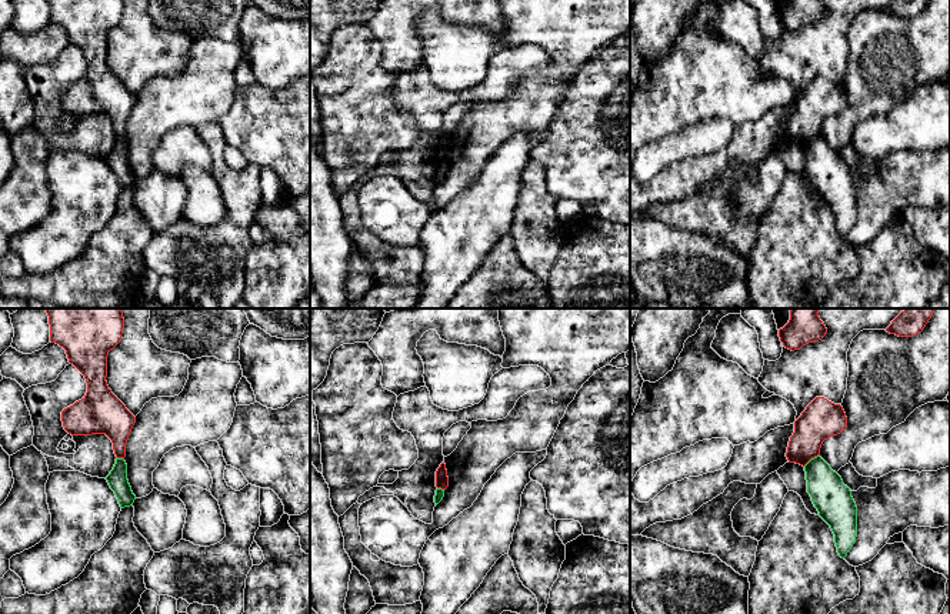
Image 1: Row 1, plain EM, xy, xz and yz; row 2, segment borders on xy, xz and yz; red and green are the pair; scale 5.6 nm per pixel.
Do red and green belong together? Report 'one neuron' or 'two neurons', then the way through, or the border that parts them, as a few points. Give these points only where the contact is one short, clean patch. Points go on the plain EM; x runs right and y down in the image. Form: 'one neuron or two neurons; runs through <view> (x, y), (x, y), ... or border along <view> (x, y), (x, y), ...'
two neurons; border along yz (819, 134), (803, 146)

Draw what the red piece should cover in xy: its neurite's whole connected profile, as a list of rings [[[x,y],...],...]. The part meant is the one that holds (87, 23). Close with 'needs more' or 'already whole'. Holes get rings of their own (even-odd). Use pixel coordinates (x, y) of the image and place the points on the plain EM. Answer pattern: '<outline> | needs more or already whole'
[[[49,0],[50,21],[66,30],[69,43],[86,59],[87,73],[61,91],[64,110],[71,116],[106,114],[117,139],[126,137],[126,124],[136,97],[111,73],[107,66],[107,36],[121,20],[124,0]]] | already whole

